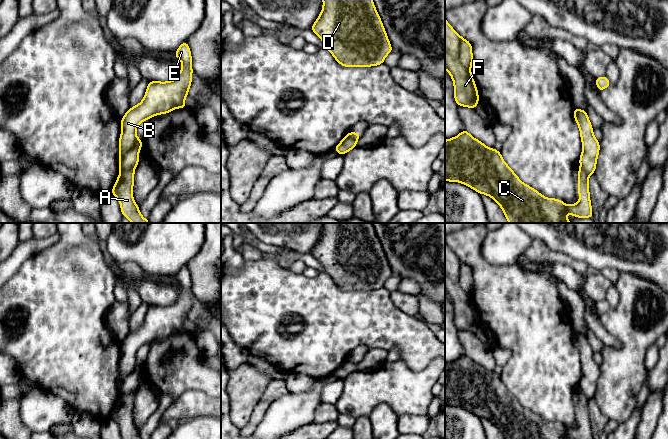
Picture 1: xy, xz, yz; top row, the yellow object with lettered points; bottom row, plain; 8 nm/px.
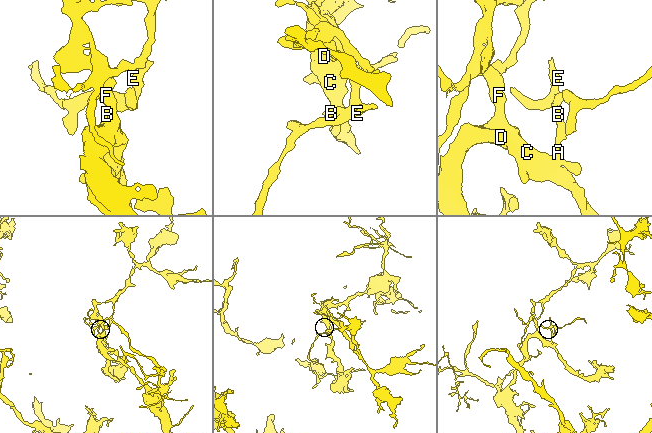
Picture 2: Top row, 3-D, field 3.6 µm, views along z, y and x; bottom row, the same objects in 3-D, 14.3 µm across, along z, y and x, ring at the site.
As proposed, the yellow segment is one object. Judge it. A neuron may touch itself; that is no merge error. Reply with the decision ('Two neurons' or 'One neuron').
Two neurons

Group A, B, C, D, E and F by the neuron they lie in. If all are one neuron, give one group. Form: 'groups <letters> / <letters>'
groups A C D F / B E

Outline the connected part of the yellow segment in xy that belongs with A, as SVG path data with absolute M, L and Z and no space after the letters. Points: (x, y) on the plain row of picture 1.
M135 392L119 397L111 415L120 427L122 439L141 439L139 430L133 423L134 397Z

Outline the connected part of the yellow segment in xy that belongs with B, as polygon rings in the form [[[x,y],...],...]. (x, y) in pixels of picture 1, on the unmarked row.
[[[187,265],[175,276],[182,287],[182,293],[172,305],[149,305],[143,324],[128,333],[121,343],[119,362],[119,395],[120,397],[135,392],[139,387],[139,375],[142,365],[136,359],[140,347],[155,339],[171,336],[174,333],[186,332],[185,321],[189,319],[192,306],[192,280]]]

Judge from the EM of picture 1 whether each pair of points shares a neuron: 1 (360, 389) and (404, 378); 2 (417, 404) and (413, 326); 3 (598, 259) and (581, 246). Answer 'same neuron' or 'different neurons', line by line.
1: same neuron
2: different neurons
3: same neuron

